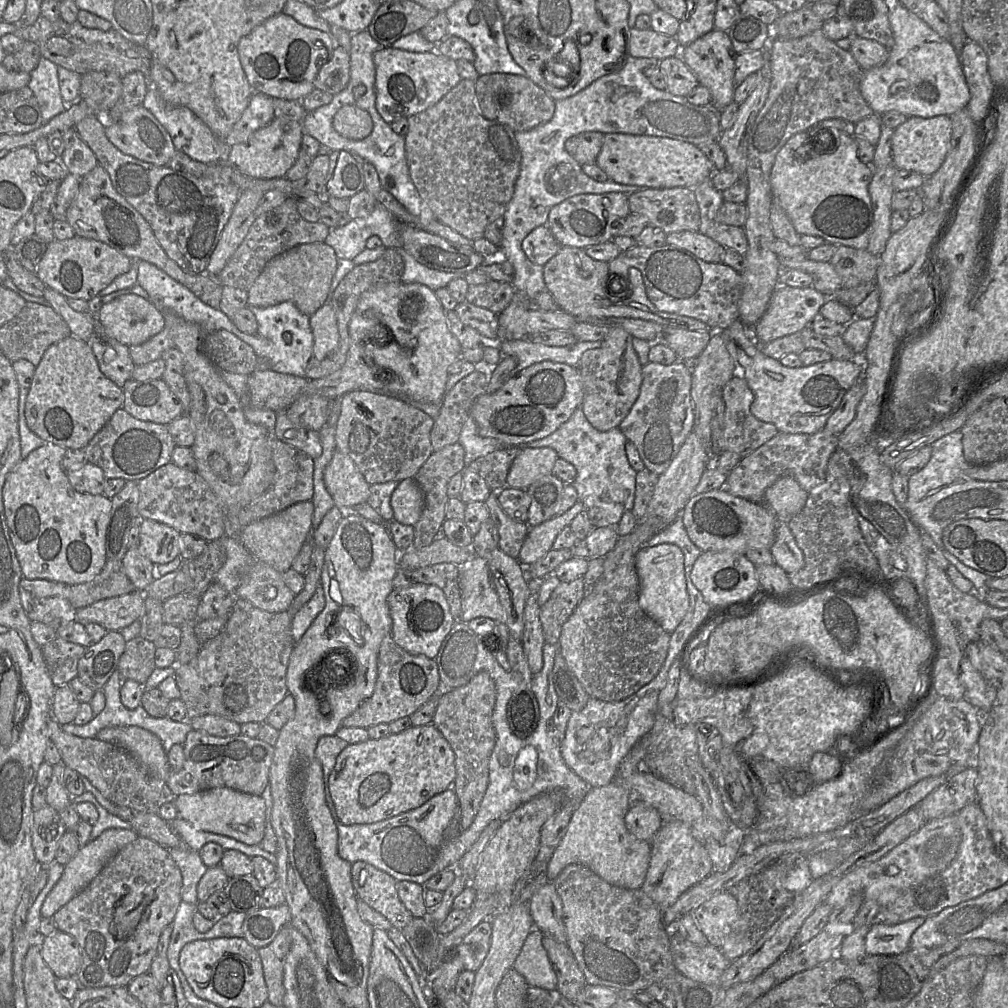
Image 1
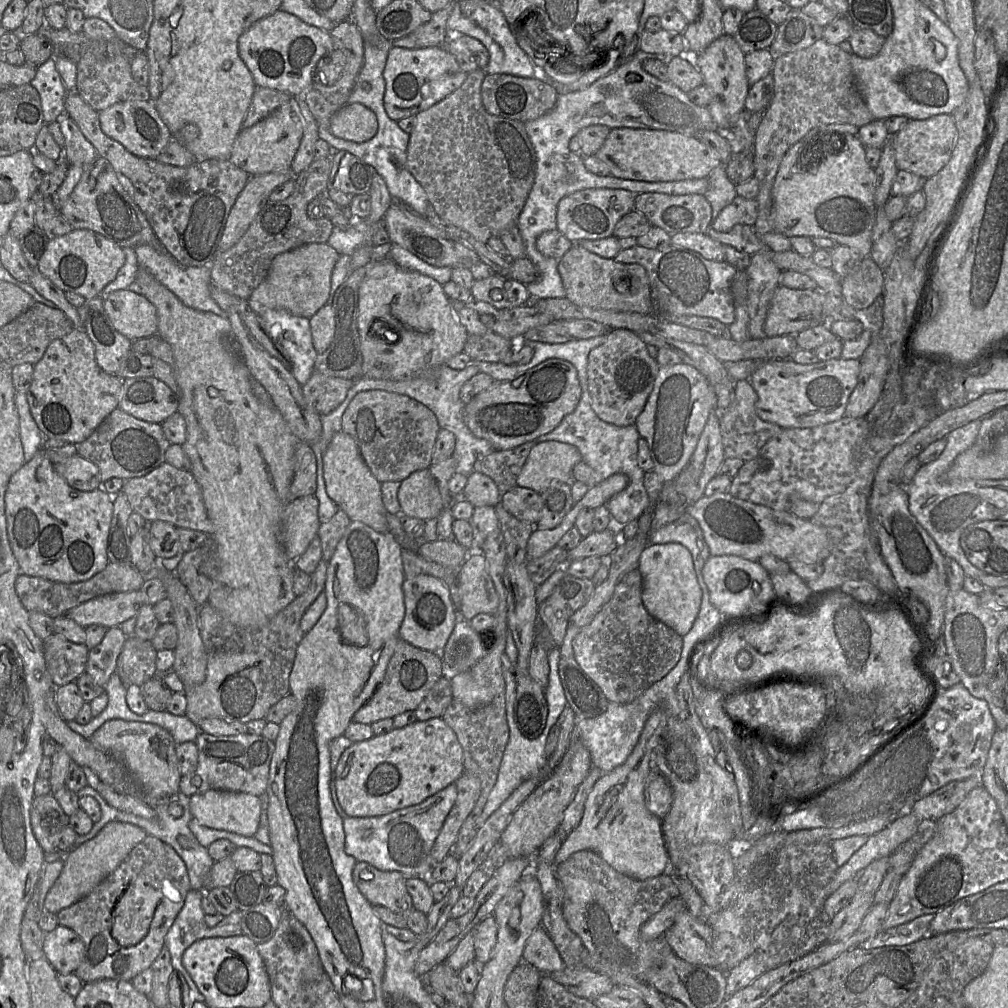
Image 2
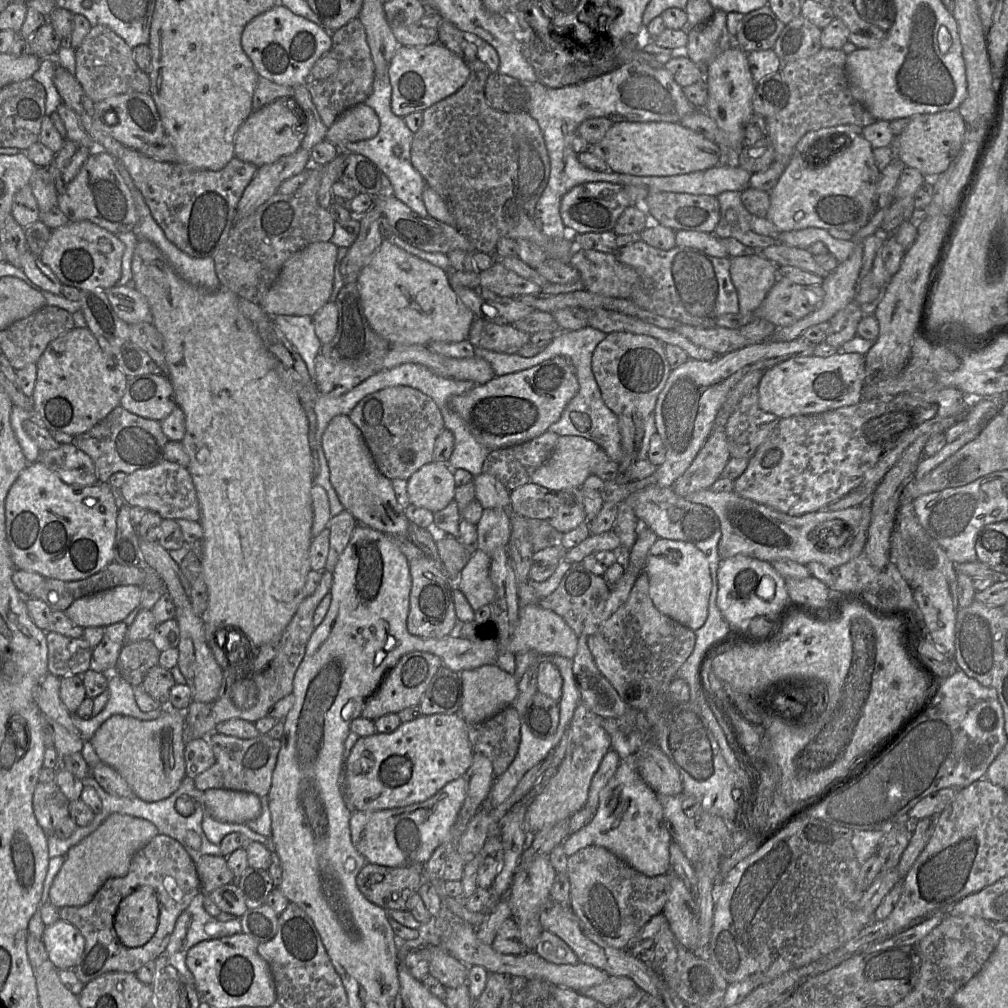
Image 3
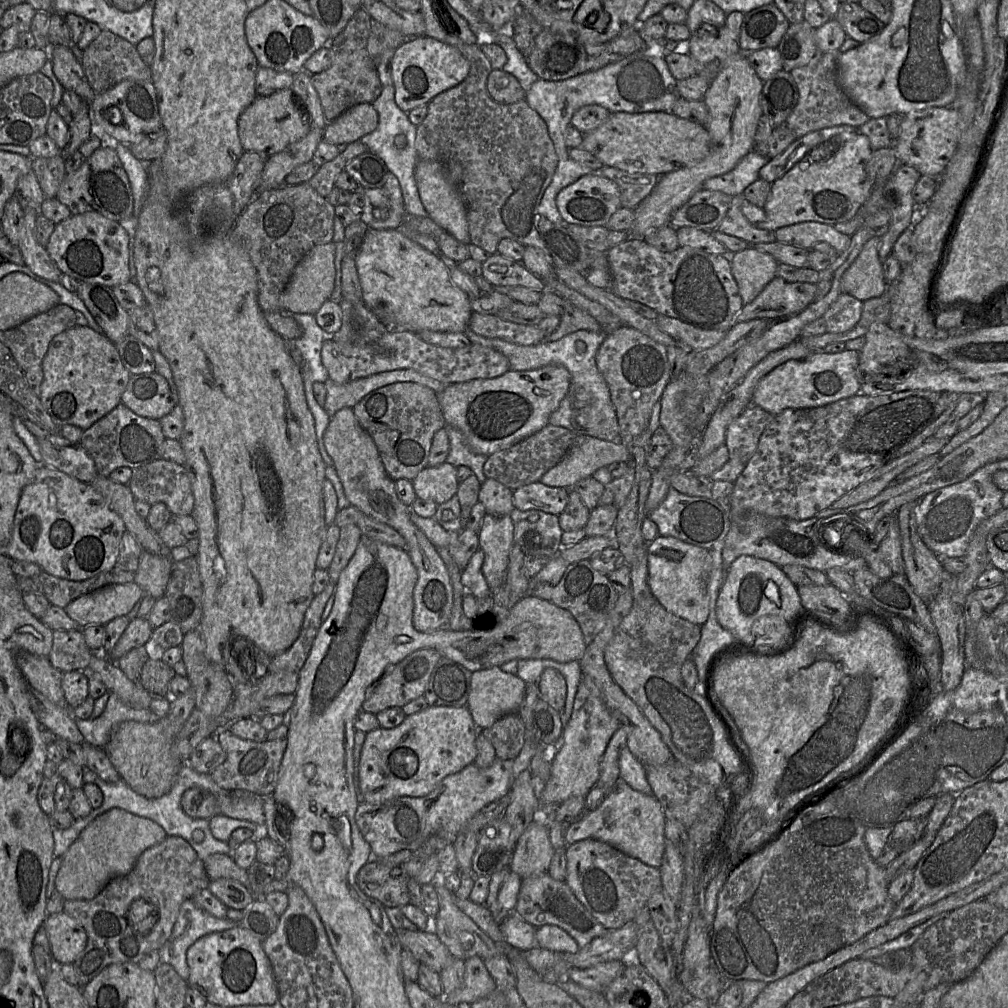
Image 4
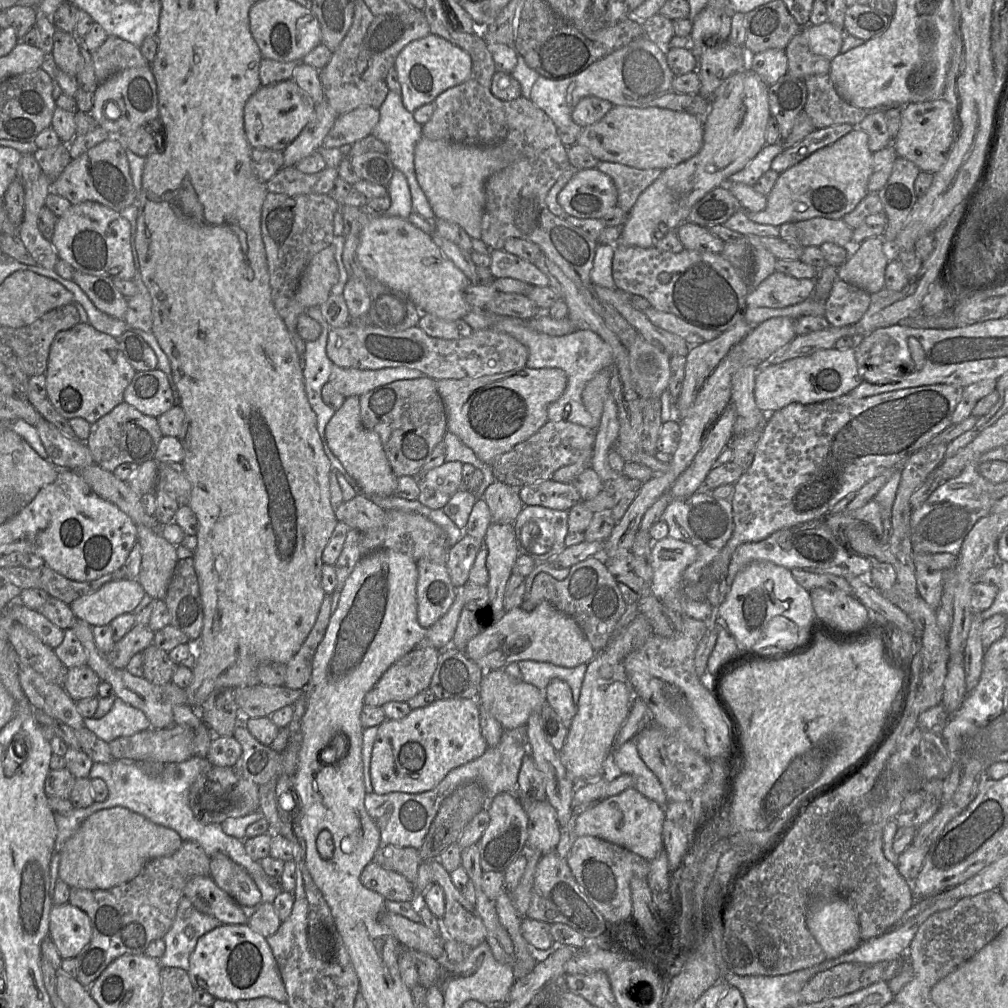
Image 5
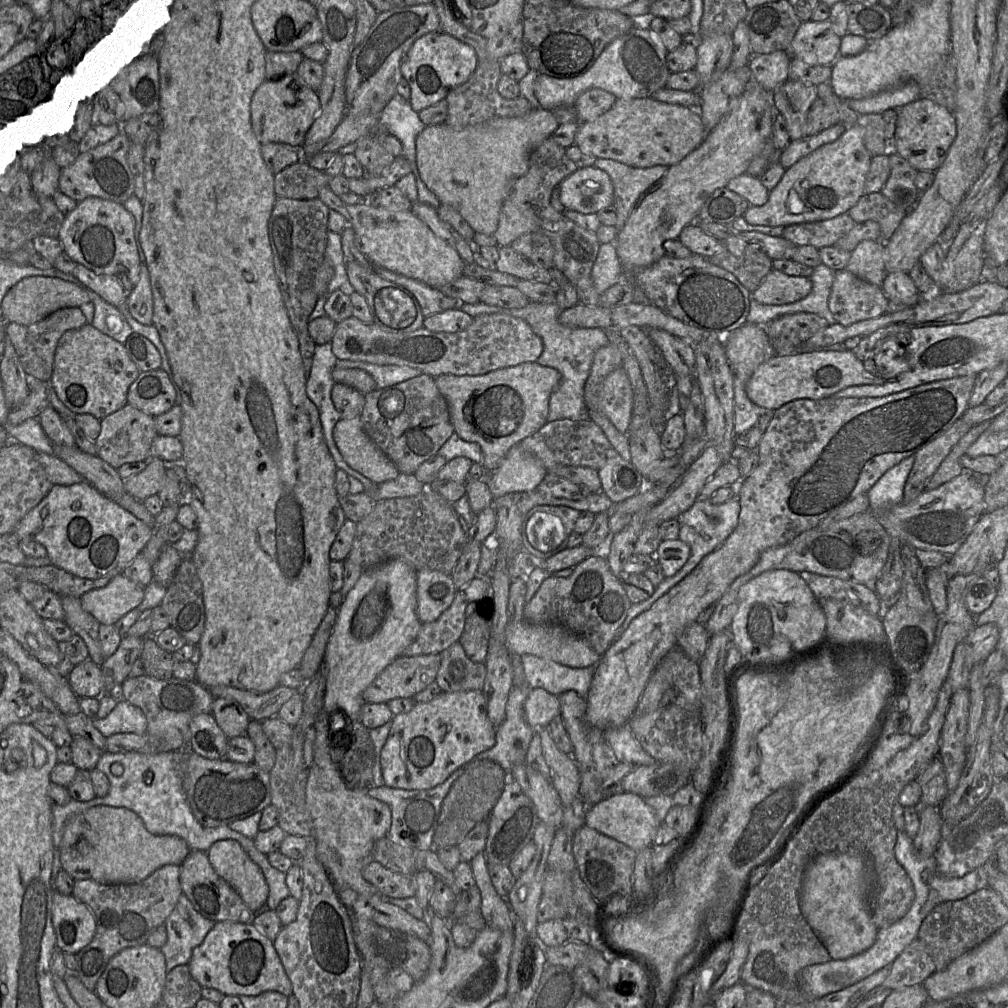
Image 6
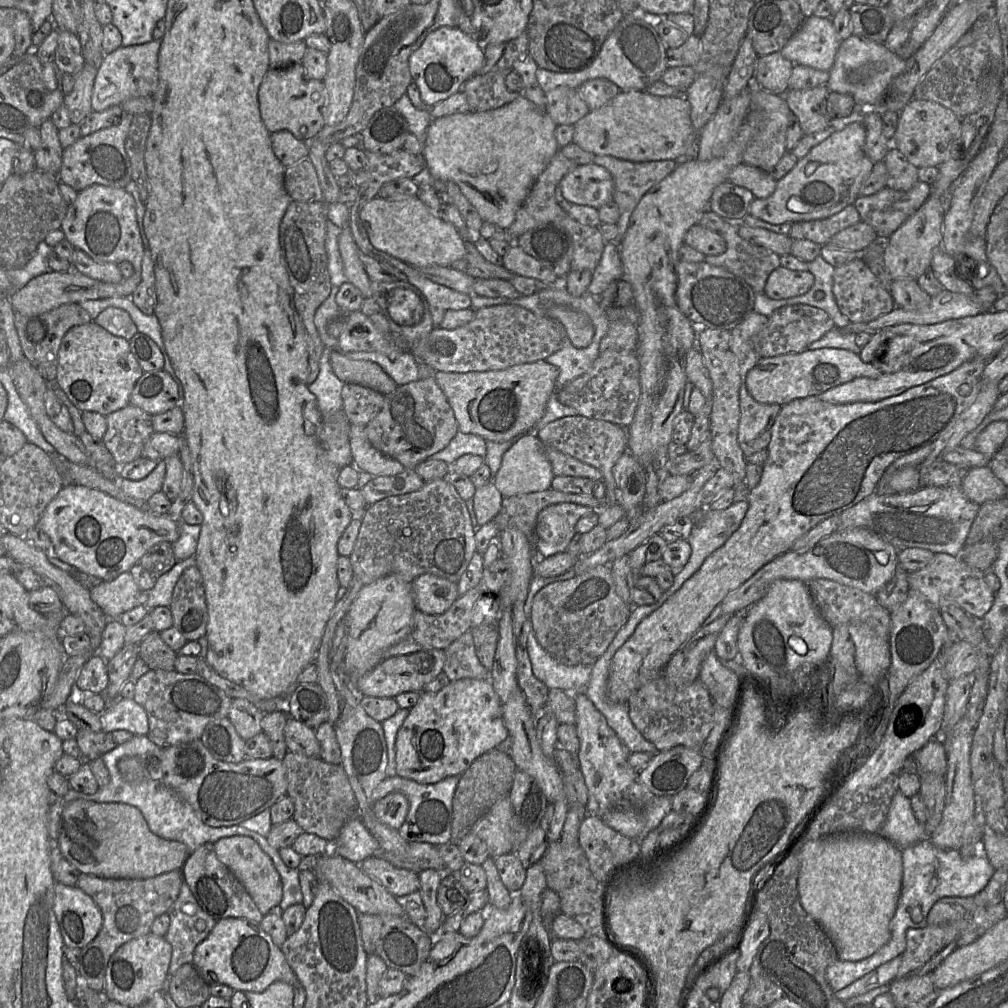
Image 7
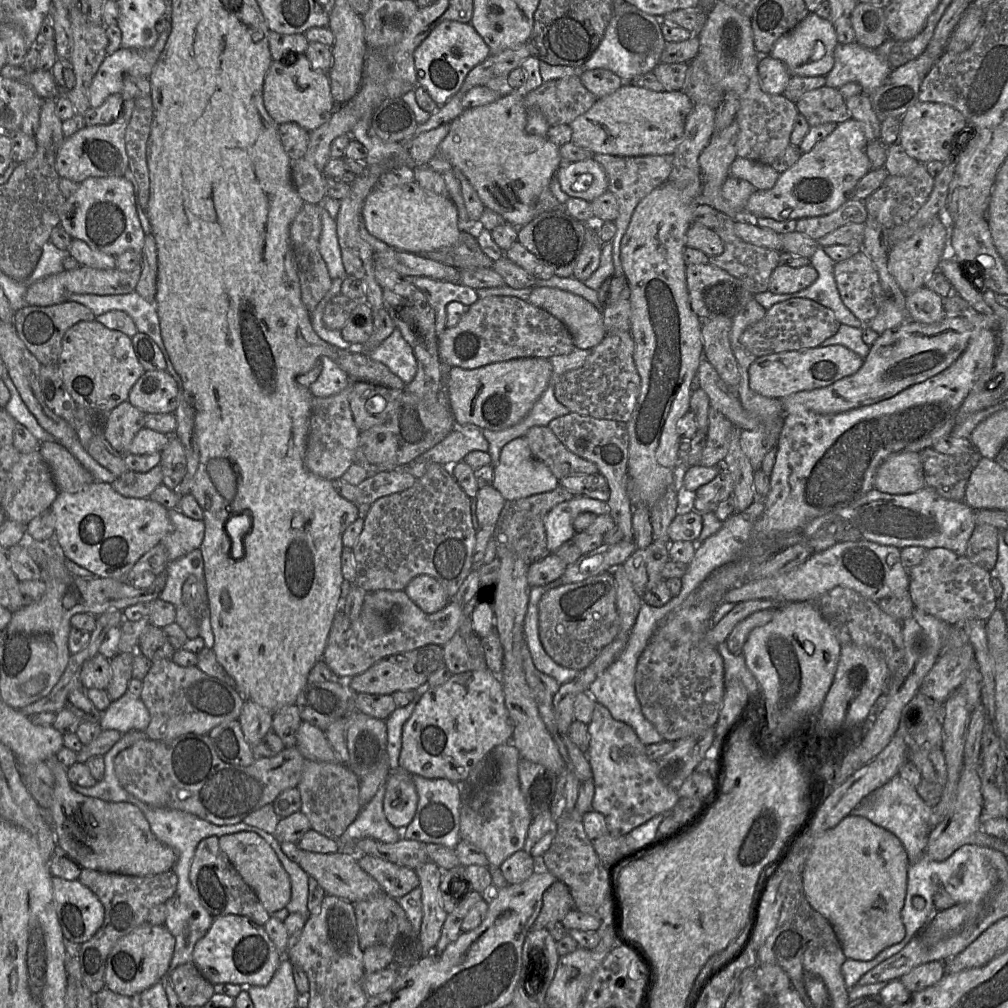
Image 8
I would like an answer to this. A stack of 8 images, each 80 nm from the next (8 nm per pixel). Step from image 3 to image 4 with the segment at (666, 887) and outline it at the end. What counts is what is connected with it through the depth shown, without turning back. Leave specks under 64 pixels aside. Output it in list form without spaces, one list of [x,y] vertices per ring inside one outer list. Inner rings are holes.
[[[584,839],[567,847],[566,882],[579,901],[607,929],[615,930],[634,921],[650,897],[662,887],[659,868],[626,855],[608,843]]]

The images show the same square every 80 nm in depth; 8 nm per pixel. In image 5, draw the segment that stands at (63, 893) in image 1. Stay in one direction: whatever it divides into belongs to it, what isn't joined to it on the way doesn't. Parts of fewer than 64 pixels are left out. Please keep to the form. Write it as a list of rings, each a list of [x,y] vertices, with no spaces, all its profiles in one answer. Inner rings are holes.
[[[126,807],[102,809],[86,818],[75,834],[65,843],[60,852],[59,879],[75,888],[110,889],[135,878],[148,861],[172,855],[182,843],[183,840],[174,830],[155,824]]]

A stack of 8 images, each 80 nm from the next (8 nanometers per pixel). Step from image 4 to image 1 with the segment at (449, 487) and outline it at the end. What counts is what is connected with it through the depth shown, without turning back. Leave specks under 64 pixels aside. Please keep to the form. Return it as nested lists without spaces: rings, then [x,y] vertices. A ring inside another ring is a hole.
[[[414,478],[400,481],[390,501],[393,520],[414,526],[421,516],[424,503],[424,494]]]

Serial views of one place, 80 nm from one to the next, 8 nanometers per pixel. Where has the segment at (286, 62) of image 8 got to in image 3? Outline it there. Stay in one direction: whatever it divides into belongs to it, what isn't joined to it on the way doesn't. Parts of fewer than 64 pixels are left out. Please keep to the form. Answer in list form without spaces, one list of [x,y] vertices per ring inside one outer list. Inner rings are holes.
[[[293,97],[276,99],[252,111],[238,128],[234,137],[234,157],[257,167],[273,163],[300,148],[305,132],[303,112],[295,104]]]

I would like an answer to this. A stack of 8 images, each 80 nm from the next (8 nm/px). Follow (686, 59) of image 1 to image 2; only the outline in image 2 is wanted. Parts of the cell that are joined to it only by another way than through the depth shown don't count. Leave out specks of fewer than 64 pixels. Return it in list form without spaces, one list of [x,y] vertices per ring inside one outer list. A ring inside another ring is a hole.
[[[723,34],[714,40],[706,49],[693,57],[694,65],[701,72],[704,84],[711,90],[711,102],[707,108],[721,132],[727,133],[748,113],[745,101],[750,88],[746,76],[745,55],[733,36]]]

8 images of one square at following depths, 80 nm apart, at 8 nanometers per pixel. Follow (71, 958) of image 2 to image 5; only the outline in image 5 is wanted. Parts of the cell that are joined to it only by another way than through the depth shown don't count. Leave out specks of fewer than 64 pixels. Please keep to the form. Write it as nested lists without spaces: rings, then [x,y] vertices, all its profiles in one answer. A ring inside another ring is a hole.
[[[69,902],[53,905],[49,918],[49,937],[62,959],[75,958],[90,942],[89,916]]]

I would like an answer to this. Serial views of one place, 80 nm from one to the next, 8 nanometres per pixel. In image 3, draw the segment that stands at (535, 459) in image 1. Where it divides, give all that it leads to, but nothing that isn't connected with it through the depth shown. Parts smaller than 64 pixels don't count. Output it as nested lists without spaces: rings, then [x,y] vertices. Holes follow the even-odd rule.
[[[562,436],[548,460],[534,472],[530,483],[537,484],[553,492],[567,488],[581,488],[587,478],[593,474],[593,469],[607,461],[610,461],[607,454],[595,442],[582,436]]]

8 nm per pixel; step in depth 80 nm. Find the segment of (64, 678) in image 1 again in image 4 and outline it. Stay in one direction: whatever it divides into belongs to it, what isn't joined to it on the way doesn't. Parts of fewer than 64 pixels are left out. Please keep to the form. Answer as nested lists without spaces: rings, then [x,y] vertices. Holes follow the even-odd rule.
[[[83,628],[53,631],[53,644],[48,656],[62,673],[87,671],[93,652],[87,645]]]

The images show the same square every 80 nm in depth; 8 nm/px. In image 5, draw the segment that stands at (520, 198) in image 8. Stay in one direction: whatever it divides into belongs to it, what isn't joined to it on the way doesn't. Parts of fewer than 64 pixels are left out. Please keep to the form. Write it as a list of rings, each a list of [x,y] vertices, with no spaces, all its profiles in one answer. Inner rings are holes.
[[[421,137],[415,147],[415,174],[435,218],[460,225],[472,239],[481,238],[486,204],[485,185],[495,173],[517,160],[517,145],[505,140],[493,146],[476,146]]]

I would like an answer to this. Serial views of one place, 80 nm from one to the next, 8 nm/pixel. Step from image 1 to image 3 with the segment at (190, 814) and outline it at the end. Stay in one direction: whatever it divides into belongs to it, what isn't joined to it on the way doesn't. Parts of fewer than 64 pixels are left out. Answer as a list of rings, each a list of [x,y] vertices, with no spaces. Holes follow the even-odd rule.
[[[227,789],[205,791],[203,807],[213,819],[235,824],[245,824],[261,813],[261,801],[257,795]]]

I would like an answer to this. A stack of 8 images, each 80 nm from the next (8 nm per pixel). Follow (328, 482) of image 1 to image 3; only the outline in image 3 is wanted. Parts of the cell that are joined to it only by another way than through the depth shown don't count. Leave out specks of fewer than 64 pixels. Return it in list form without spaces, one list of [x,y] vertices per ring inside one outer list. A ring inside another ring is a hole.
[[[338,415],[330,421],[322,437],[322,447],[330,470],[330,482],[344,509],[358,523],[369,526],[380,533],[407,536],[410,522],[405,515],[405,510],[396,500],[392,481],[379,471],[362,432],[348,415]]]

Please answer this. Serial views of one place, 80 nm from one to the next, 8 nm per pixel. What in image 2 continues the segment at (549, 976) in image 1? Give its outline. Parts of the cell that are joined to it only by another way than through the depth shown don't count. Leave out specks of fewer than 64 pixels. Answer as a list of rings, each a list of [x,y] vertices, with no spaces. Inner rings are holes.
[[[540,926],[527,939],[522,960],[542,975],[564,969],[564,962],[549,935]]]

